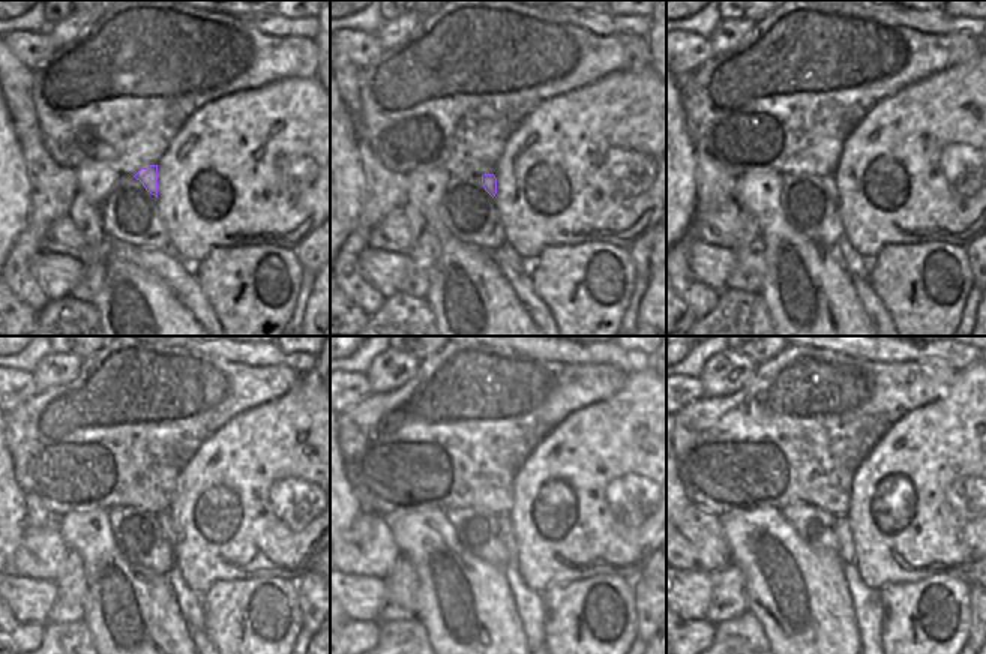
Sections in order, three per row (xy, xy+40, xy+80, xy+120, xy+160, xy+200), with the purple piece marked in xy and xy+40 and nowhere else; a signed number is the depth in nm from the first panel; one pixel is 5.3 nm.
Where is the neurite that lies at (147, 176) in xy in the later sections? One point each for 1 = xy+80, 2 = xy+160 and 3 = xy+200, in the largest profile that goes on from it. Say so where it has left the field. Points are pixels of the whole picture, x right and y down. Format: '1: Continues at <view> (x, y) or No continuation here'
1: Continues at xy+80 (829, 183)
2: Continues at xy+160 (506, 533)
3: Continues at xy+200 (844, 536).

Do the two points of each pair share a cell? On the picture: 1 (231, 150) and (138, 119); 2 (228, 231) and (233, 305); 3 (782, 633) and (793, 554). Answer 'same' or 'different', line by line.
1: different
2: different
3: same

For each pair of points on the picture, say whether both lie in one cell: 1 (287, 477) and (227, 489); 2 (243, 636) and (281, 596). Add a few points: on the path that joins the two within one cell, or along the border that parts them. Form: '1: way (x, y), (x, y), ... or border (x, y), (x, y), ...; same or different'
1: way (272, 488), (242, 489); same
2: way (252, 626), (270, 606); same

